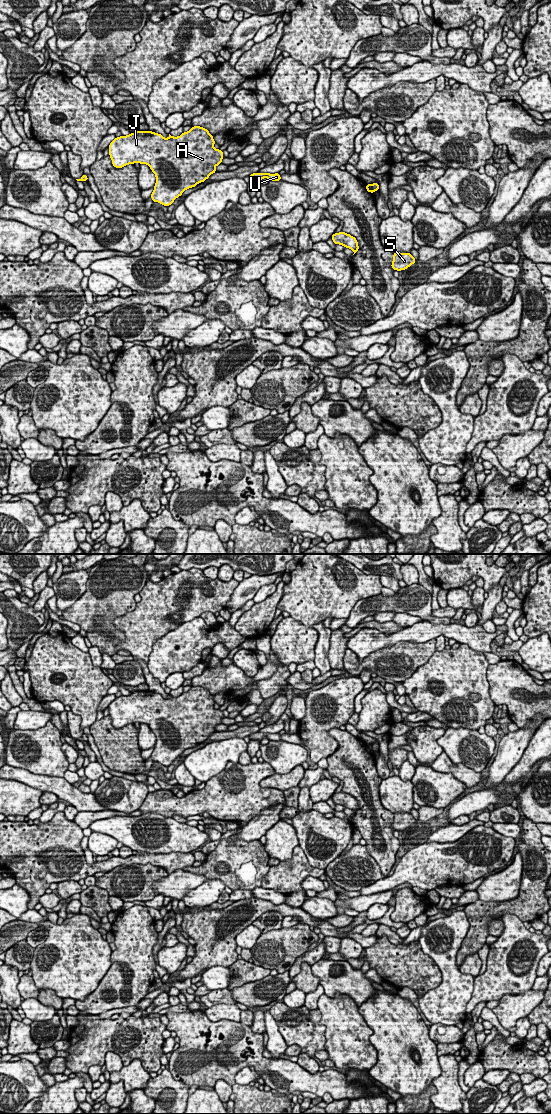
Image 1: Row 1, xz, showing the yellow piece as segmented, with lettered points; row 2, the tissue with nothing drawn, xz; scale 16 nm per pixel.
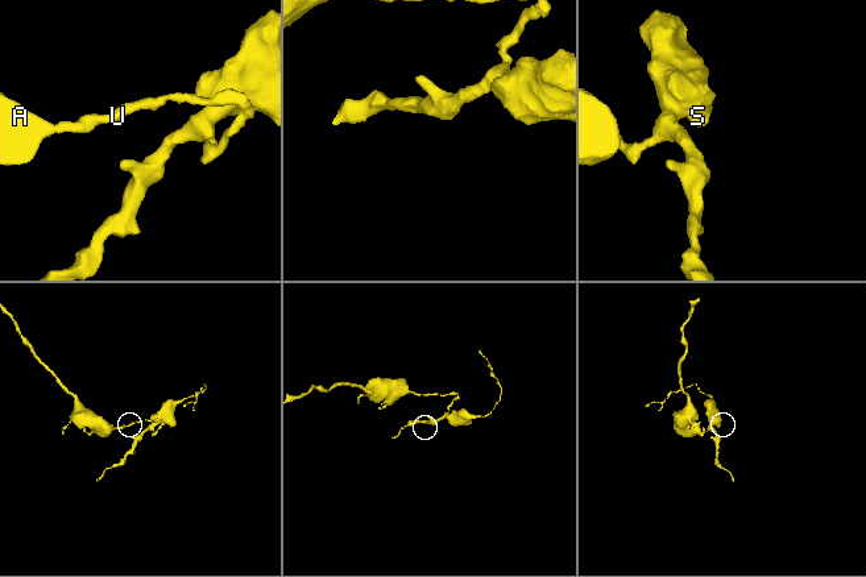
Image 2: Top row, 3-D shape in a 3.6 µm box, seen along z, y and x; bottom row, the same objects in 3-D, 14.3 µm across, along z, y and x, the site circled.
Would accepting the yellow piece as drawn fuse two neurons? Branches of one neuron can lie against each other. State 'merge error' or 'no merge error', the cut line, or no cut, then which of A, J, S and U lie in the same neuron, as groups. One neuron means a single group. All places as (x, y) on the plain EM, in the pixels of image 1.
merge error; cut xz (370, 744), (373, 751); groups A J U / S

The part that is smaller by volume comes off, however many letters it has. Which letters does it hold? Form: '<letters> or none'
S

